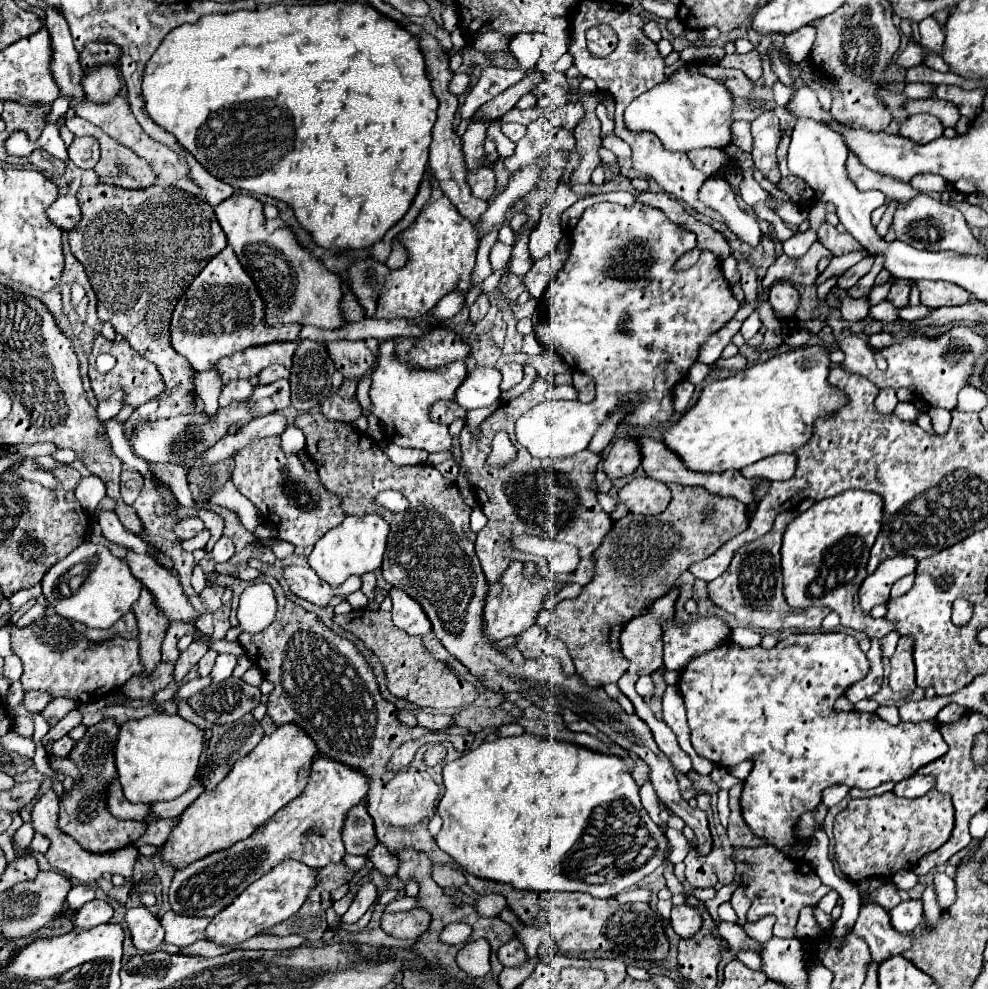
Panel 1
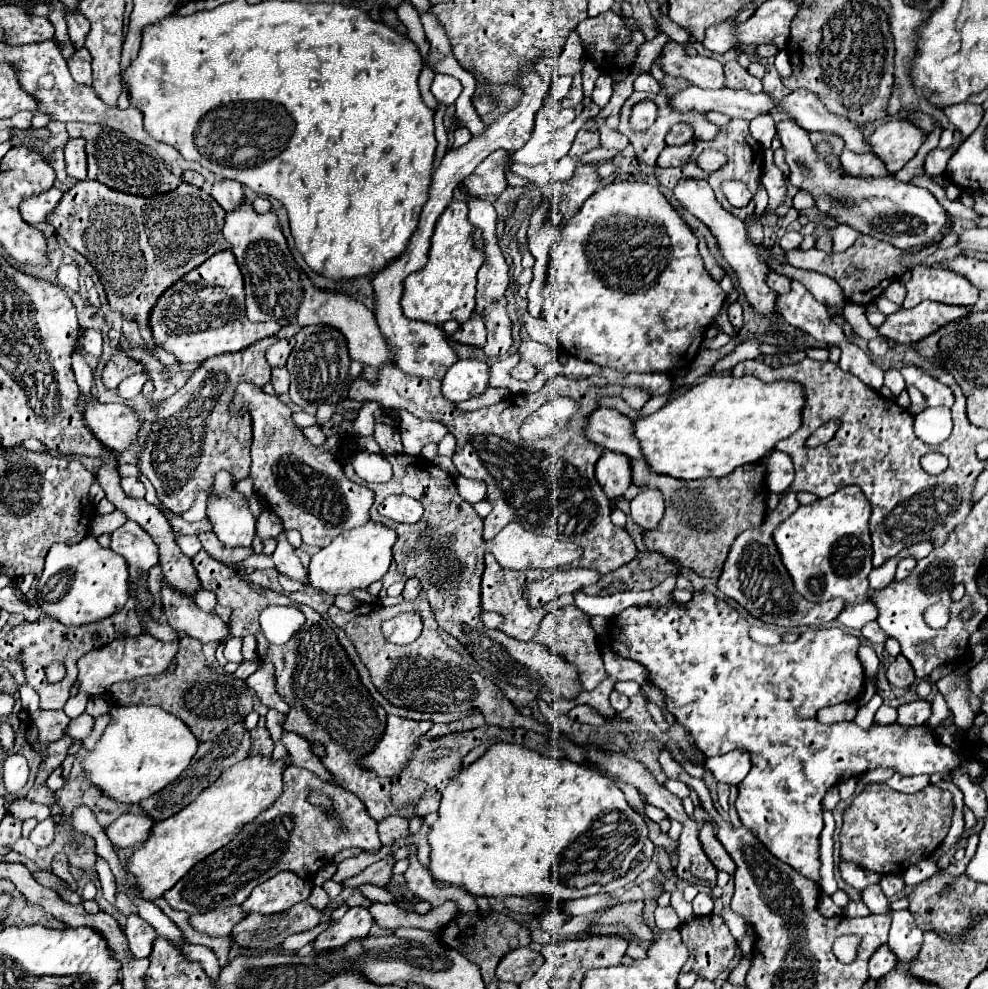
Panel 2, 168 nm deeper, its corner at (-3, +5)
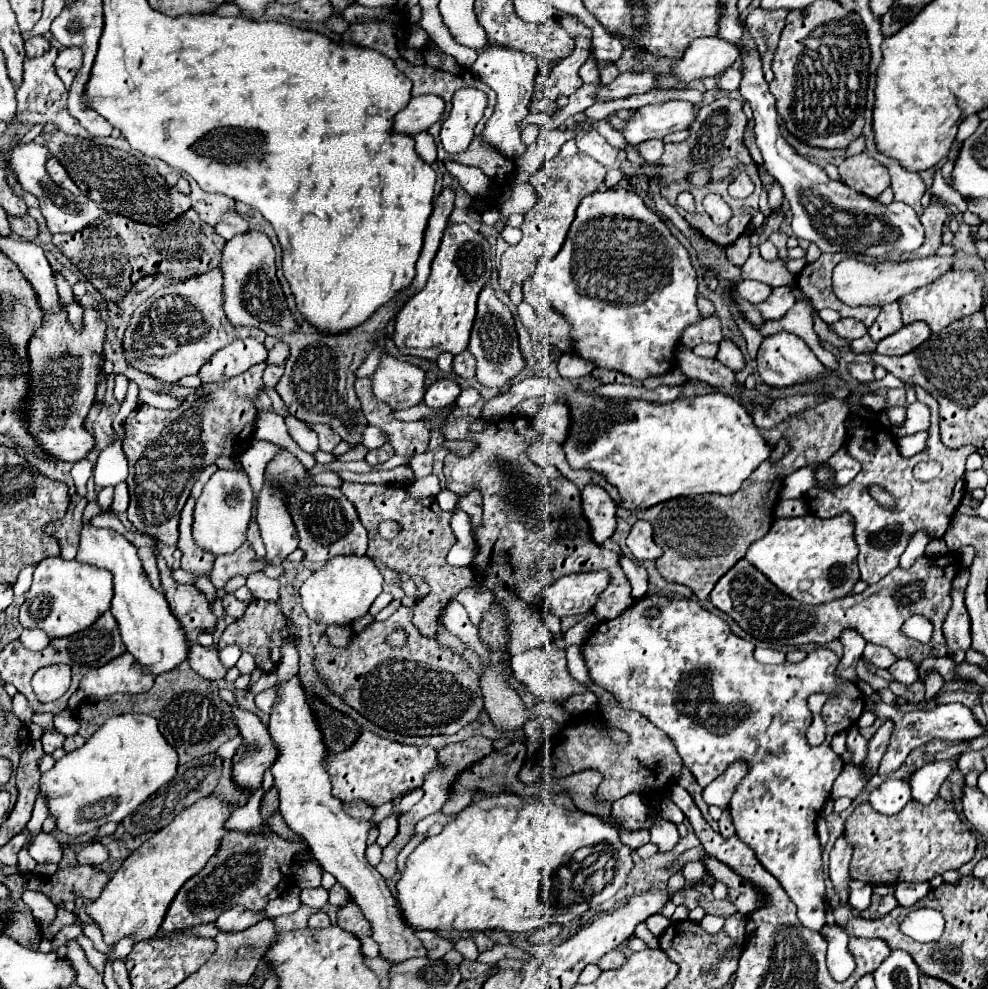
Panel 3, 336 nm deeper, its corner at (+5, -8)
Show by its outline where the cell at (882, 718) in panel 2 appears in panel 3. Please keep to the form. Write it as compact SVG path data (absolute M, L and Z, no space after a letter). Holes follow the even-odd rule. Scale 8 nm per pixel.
M852 726L850 730L846 730L846 734L848 734L848 748L854 752L854 764L862 764L864 760L866 760L866 756L868 756L868 740L860 734L860 730L858 730L858 726Z

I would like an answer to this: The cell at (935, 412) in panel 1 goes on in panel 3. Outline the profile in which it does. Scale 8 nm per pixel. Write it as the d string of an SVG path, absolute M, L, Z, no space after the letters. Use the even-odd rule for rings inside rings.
M916 432L914 436L908 438L898 438L898 450L902 456L912 456L918 454L922 448L926 448L928 442L928 432Z

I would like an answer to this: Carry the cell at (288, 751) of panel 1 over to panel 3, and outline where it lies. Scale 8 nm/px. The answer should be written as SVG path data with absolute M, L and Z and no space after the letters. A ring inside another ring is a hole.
M216 794L192 804L174 818L172 824L156 832L152 838L142 842L114 872L104 892L86 908L90 918L100 926L106 944L118 942L124 936L134 934L136 940L146 940L160 928L168 904L174 900L178 890L188 878L198 874L204 864L220 848L222 838L230 832L226 820L232 816L234 806L220 800Z

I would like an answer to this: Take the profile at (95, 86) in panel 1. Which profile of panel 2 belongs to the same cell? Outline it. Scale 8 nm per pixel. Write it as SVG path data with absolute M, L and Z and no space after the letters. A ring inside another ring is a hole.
M86 47L76 49L76 51L72 53L72 57L68 59L68 67L70 67L70 73L72 73L72 77L74 77L76 83L92 85L90 61L92 61L92 59L88 59L88 49L86 49Z

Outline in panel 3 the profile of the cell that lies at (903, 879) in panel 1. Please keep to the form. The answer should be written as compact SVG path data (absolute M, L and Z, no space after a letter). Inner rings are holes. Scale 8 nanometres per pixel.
M900 882L900 884L896 884L894 896L896 896L900 906L910 908L918 900L922 900L930 890L932 890L930 882L926 882L926 884L906 884L906 882Z

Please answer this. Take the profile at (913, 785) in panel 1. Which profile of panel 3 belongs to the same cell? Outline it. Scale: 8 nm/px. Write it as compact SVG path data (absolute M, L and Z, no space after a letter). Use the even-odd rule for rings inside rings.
M886 778L868 798L872 808L880 814L898 814L912 800L912 788L904 780Z

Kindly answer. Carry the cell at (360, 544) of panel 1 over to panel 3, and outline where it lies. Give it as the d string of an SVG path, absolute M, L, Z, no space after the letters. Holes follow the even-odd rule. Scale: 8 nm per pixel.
M334 556L324 568L316 570L300 588L302 608L310 620L322 624L350 624L368 612L382 592L382 574L370 556Z

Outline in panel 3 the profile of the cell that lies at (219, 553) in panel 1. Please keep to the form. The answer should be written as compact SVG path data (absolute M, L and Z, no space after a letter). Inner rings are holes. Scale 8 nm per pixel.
M216 470L208 484L202 490L202 496L194 508L194 524L192 534L196 544L214 556L232 554L246 542L246 532L250 524L250 508L252 508L252 488L248 476L236 470Z

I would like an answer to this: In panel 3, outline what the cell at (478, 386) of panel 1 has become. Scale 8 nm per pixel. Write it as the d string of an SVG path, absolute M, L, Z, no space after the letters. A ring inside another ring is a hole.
M444 378L428 388L428 392L424 396L424 404L432 406L432 408L446 408L456 402L460 392L462 392L462 388L452 378Z

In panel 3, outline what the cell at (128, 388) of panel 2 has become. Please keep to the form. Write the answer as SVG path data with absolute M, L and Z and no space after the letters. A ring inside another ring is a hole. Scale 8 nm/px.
M254 338L236 340L230 346L218 350L198 372L202 382L222 382L236 374L246 372L256 362L266 360L266 348Z

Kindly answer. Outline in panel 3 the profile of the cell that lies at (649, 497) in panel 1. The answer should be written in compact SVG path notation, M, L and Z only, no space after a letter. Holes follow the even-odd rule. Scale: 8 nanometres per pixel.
M636 520L626 538L626 546L630 554L640 560L656 560L656 556L660 556L660 548L652 540L652 524L646 520Z

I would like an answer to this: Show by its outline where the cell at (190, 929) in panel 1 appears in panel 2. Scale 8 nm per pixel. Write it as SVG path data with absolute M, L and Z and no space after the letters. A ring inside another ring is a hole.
M236 905L236 907L226 907L224 911L210 911L202 915L192 915L190 923L196 931L204 931L212 937L226 937L228 931L240 923L248 913Z

